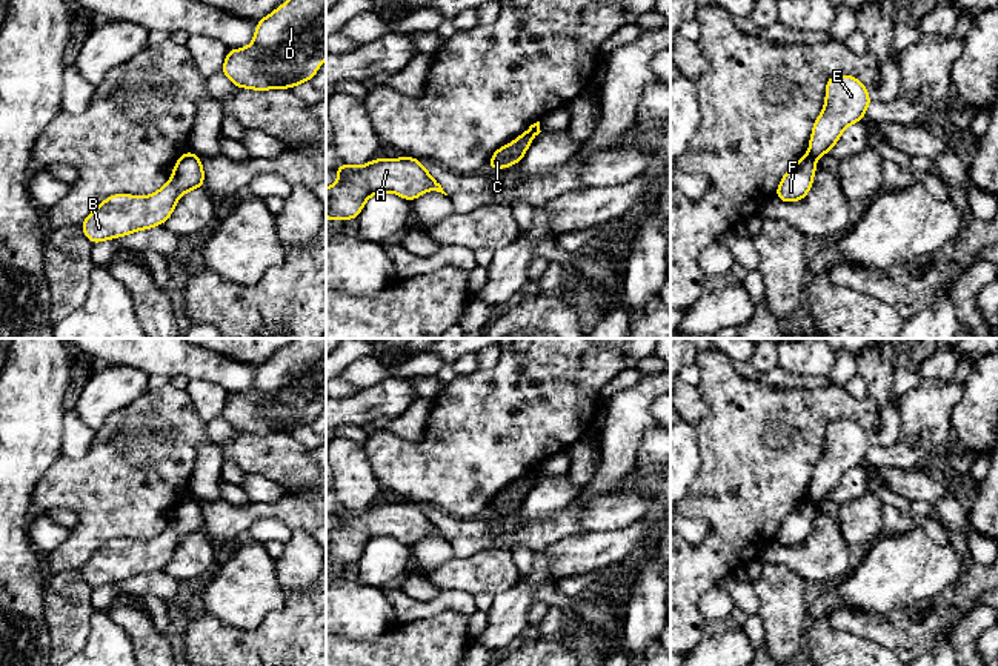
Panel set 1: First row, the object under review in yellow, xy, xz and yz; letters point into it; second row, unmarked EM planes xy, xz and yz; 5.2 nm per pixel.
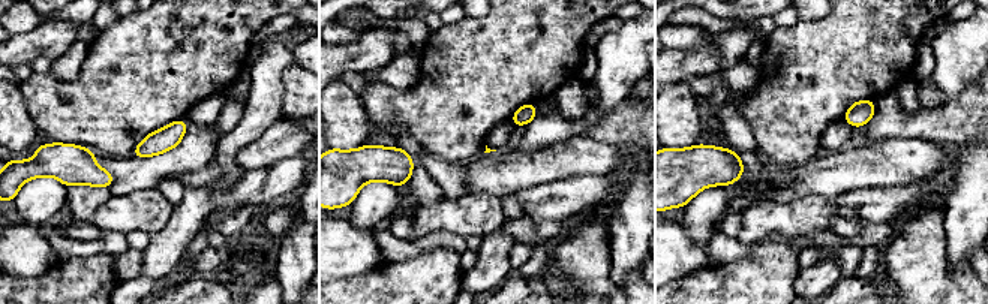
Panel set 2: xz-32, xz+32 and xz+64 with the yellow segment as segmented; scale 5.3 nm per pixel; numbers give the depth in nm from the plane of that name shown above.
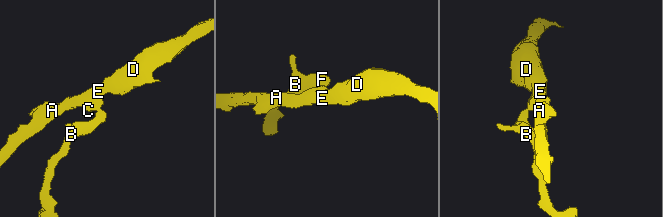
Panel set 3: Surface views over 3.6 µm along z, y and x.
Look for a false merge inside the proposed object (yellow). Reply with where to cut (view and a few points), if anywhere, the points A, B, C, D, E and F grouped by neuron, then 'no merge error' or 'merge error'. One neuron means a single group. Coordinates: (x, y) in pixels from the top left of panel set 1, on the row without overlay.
xz (526, 476), (532, 482) | A C D E / B F | merge error

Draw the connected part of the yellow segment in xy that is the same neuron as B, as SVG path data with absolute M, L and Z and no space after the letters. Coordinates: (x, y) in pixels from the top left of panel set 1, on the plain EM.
M186 495L174 509L172 523L152 540L114 538L94 552L80 571L92 589L160 571L171 561L181 538L201 531L201 503Z

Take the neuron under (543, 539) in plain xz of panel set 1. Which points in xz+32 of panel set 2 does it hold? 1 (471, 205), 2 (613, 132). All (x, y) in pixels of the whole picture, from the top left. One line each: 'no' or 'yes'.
1: no
2: no

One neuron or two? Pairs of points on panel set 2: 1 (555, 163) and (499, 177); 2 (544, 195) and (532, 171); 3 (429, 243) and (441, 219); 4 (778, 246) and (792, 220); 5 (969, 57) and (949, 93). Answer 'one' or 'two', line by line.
1: one
2: two
3: two
4: two
5: one

